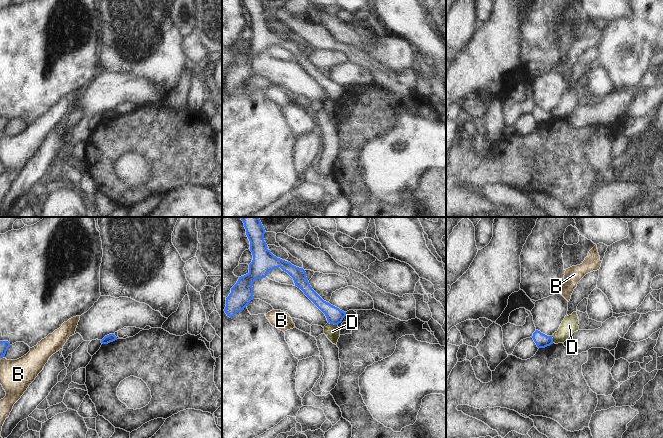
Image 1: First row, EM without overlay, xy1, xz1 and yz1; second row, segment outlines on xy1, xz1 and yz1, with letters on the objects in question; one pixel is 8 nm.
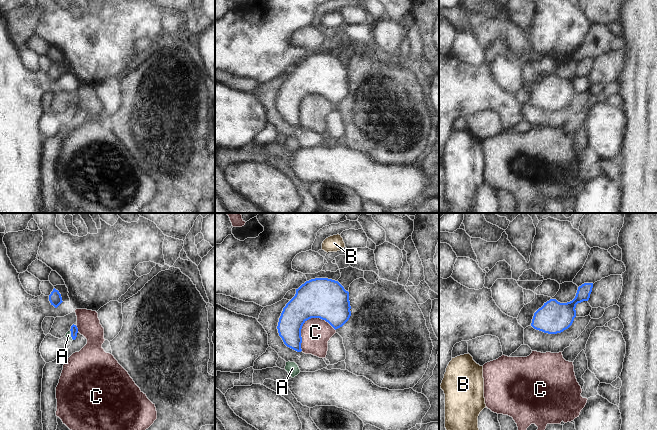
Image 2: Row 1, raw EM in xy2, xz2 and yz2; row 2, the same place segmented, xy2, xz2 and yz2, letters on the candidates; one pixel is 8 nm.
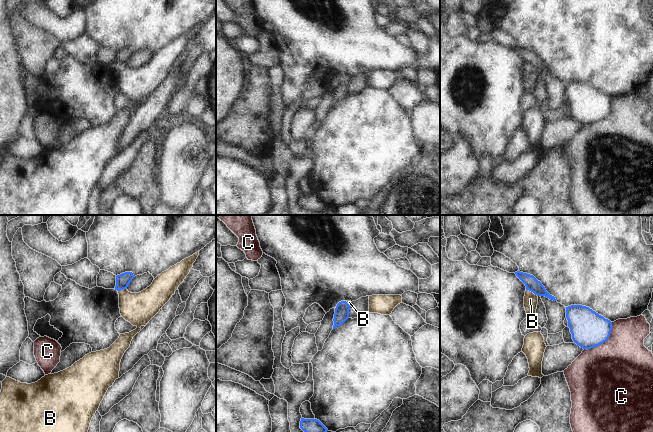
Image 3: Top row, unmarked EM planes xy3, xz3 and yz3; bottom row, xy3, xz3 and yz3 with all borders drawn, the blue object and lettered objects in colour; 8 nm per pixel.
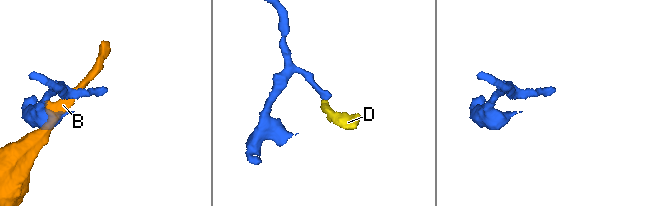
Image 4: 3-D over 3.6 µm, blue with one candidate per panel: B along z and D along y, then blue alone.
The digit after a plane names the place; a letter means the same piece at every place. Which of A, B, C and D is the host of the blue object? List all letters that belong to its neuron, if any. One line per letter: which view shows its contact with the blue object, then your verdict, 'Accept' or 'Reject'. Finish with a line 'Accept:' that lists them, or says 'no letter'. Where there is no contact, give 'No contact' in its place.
A: Touches blue in xy2. Accept
B: Touches blue in yz3. Reject
C: Touches blue in xz2. Reject
D: Touches blue in xz1. Reject
Accept: A

